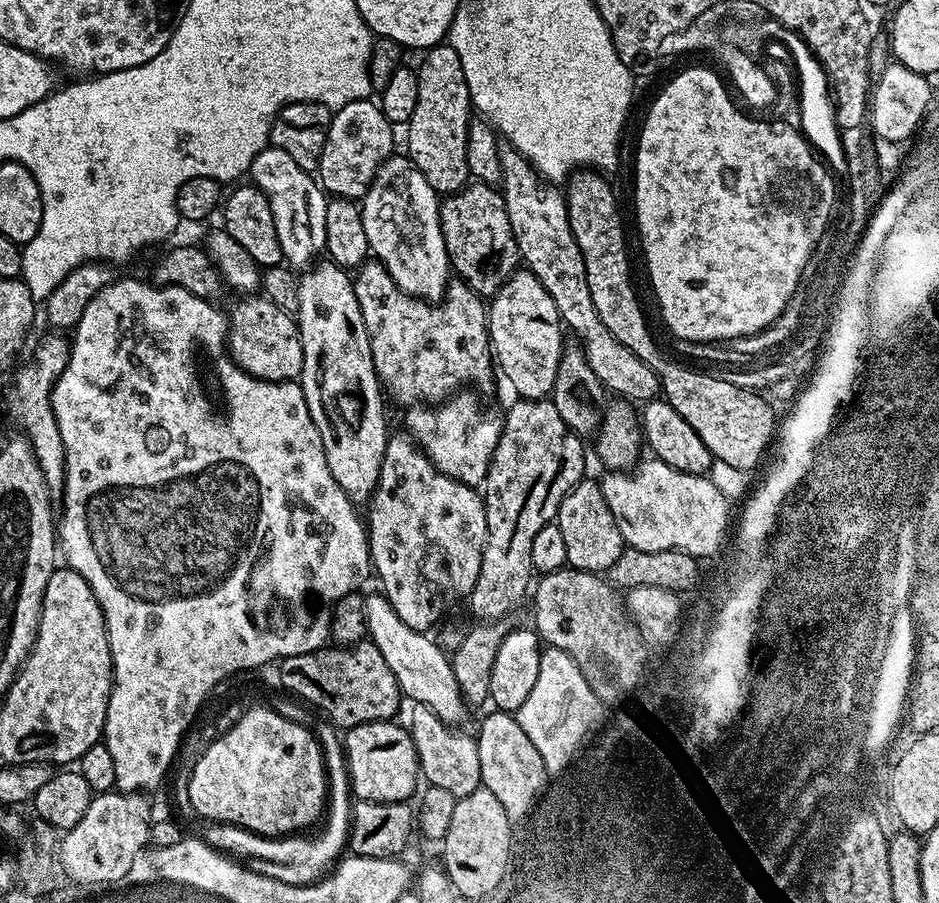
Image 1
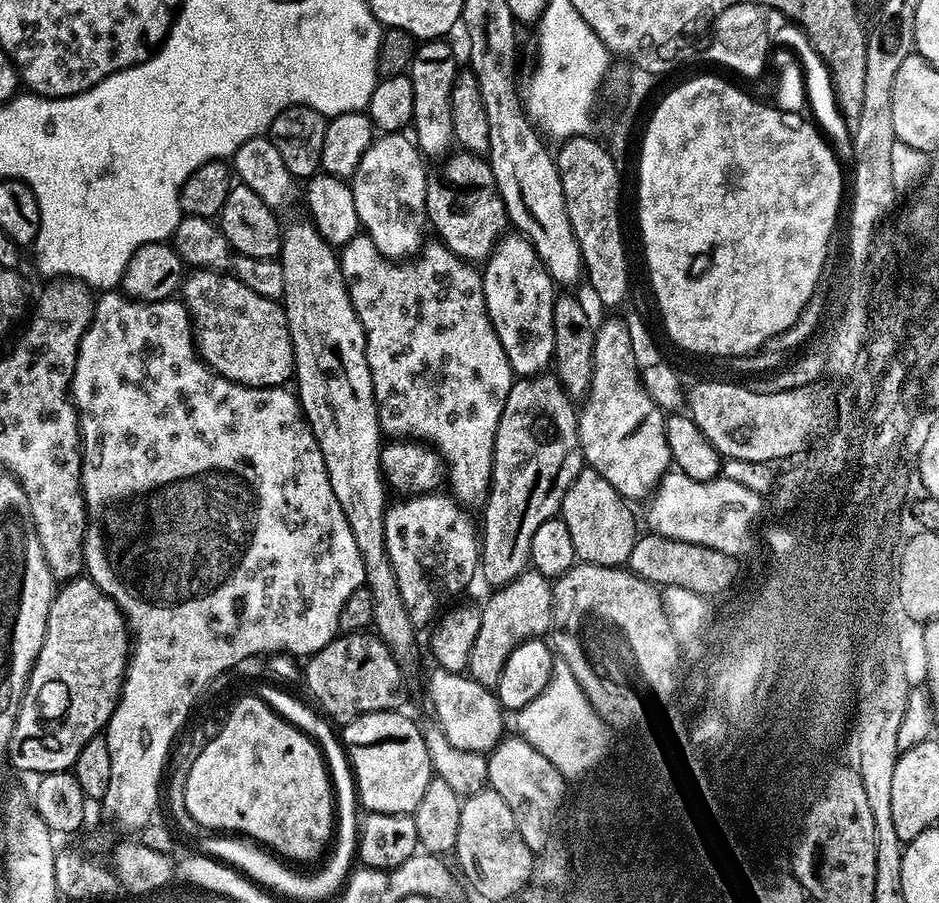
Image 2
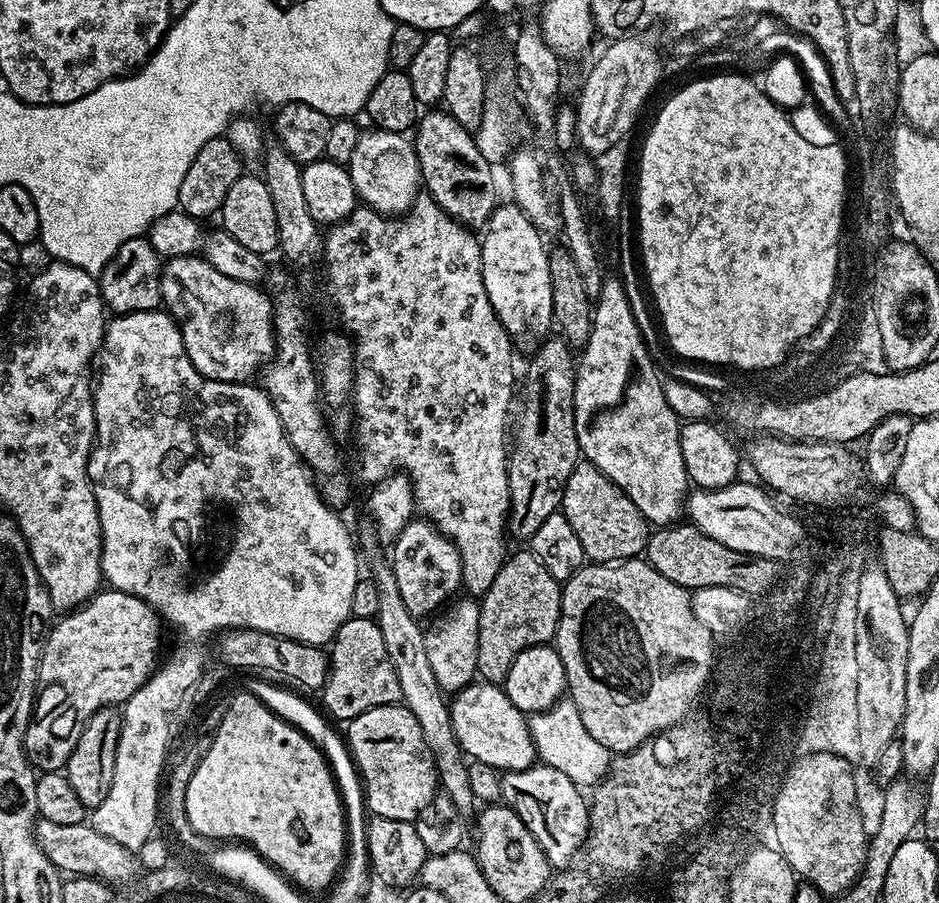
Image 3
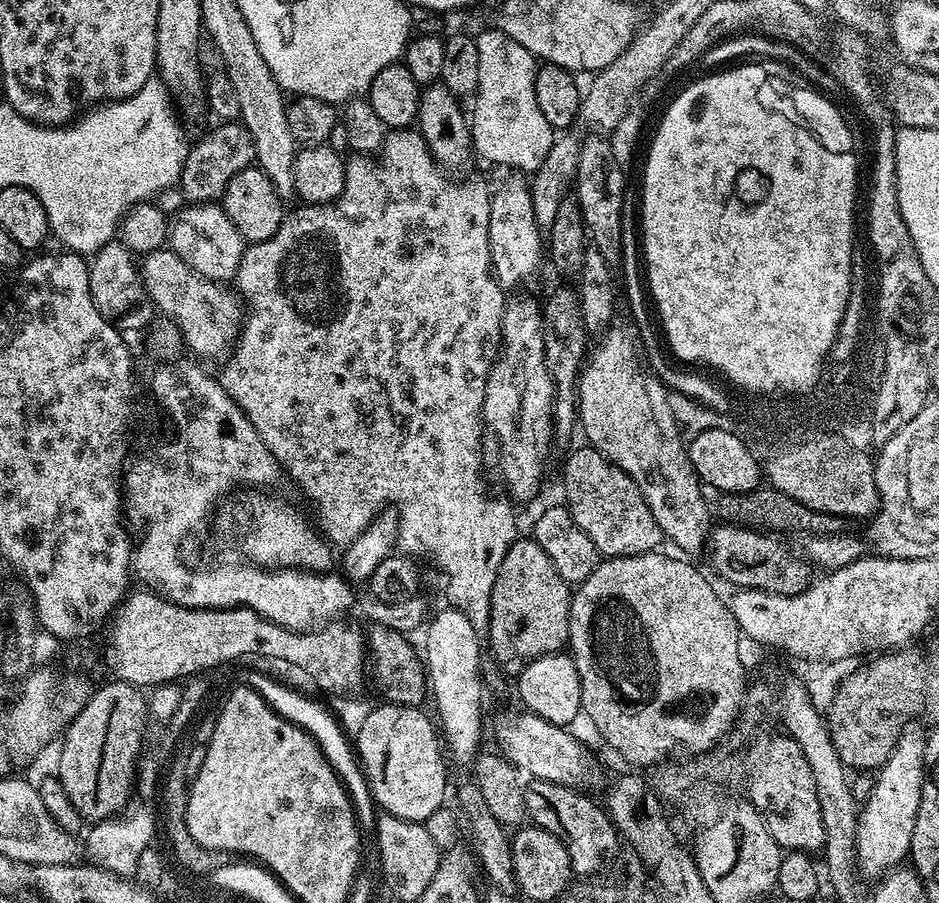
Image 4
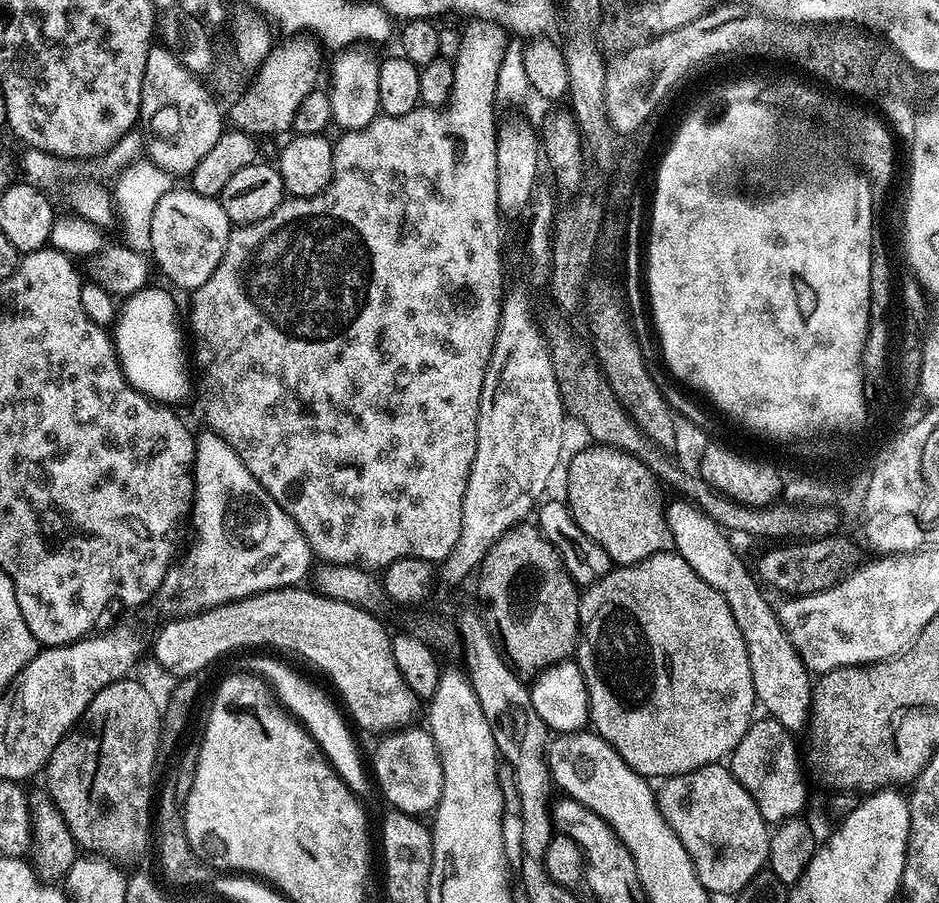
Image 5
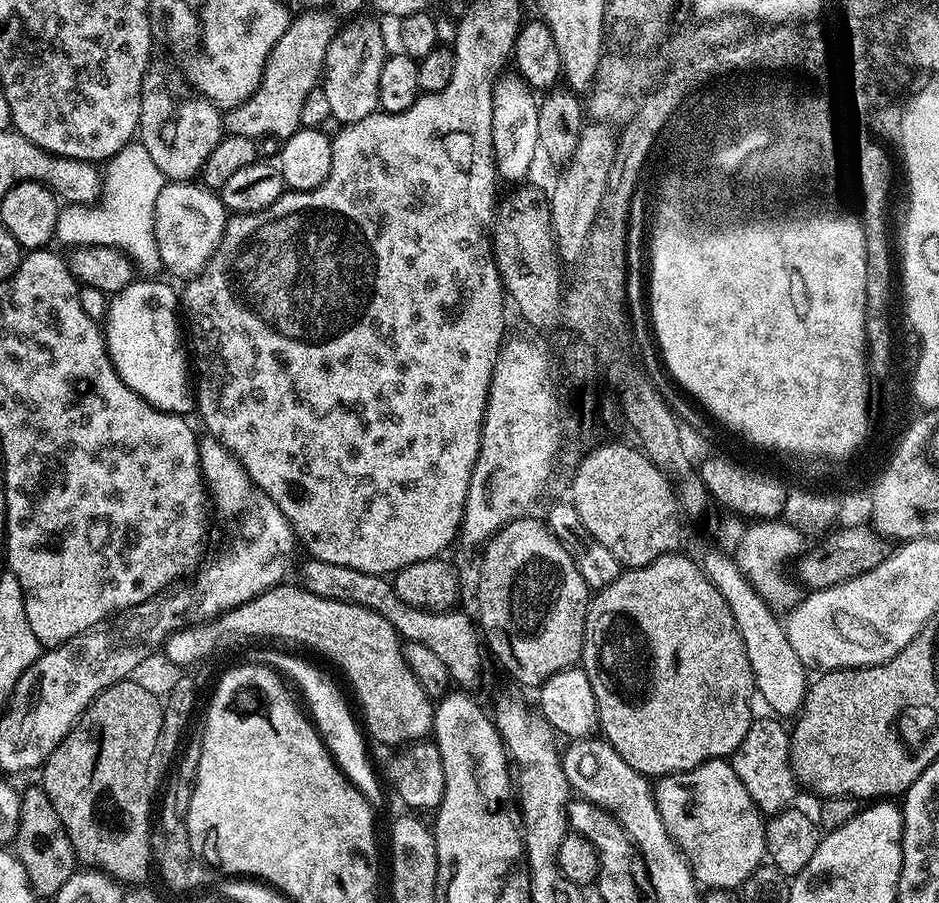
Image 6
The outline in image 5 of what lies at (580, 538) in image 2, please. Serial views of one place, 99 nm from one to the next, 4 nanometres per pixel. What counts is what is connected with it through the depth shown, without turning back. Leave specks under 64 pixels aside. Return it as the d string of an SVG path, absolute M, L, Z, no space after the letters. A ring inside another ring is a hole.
M589 446L572 456L568 464L566 503L582 530L617 565L637 564L659 552L673 551L665 505L660 504L657 479L643 461L622 449Z

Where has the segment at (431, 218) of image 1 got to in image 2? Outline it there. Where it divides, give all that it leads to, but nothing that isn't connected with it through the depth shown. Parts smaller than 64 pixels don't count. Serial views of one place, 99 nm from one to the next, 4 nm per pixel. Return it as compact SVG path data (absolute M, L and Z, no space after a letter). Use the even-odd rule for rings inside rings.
M385 133L375 137L350 178L354 206L358 213L363 231L374 242L375 248L388 259L401 261L417 255L423 247L422 232L427 227L427 212L425 210L426 186L428 185L428 170L424 168L424 158L411 137L405 133Z

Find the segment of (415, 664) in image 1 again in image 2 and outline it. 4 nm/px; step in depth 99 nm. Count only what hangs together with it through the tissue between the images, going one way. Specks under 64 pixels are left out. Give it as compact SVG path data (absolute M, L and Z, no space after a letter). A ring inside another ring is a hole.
M433 667L424 688L432 703L435 723L450 746L458 750L487 754L500 743L505 735L504 716L493 689L482 686L471 676L458 672L447 672L445 668Z

